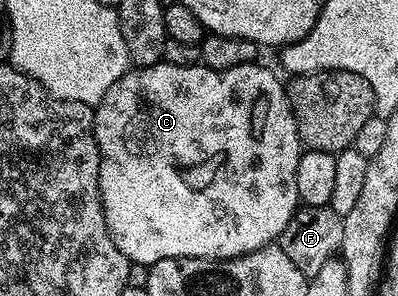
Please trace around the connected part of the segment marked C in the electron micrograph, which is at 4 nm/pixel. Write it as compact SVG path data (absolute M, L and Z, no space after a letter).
M159 62L148 66L147 68L131 67L124 75L111 86L104 94L104 98L94 108L94 137L96 138L96 146L100 150L100 174L98 175L98 185L100 186L100 198L102 199L102 209L104 210L104 222L110 231L112 242L116 242L116 246L120 250L120 254L124 254L130 259L131 264L152 265L160 262L164 258L204 258L205 260L231 260L237 256L248 254L252 250L260 250L261 248L273 245L275 241L281 237L282 231L288 226L288 222L294 217L294 213L300 207L300 201L296 194L296 165L299 164L300 158L304 151L304 145L300 134L296 130L296 118L294 111L290 108L290 97L284 84L281 84L272 73L266 68L261 68L261 63L255 62L245 64L244 66L232 66L232 70L212 70L205 64L199 62L192 66L172 66L165 62Z

